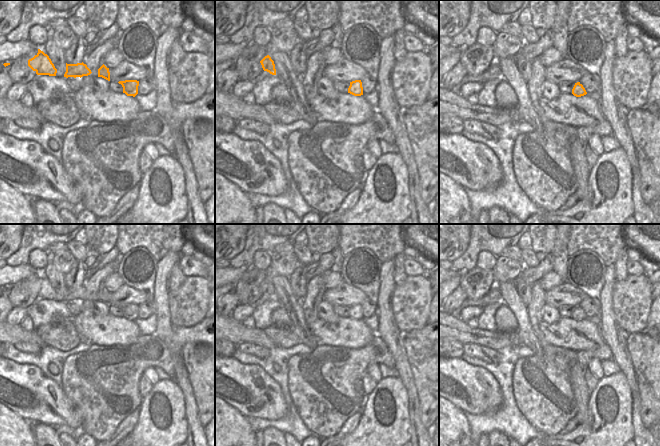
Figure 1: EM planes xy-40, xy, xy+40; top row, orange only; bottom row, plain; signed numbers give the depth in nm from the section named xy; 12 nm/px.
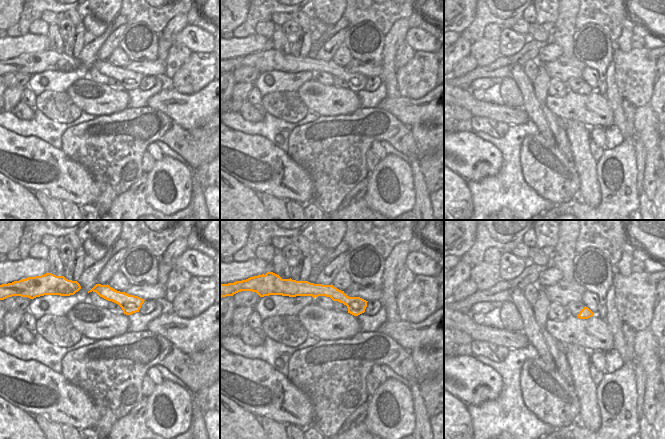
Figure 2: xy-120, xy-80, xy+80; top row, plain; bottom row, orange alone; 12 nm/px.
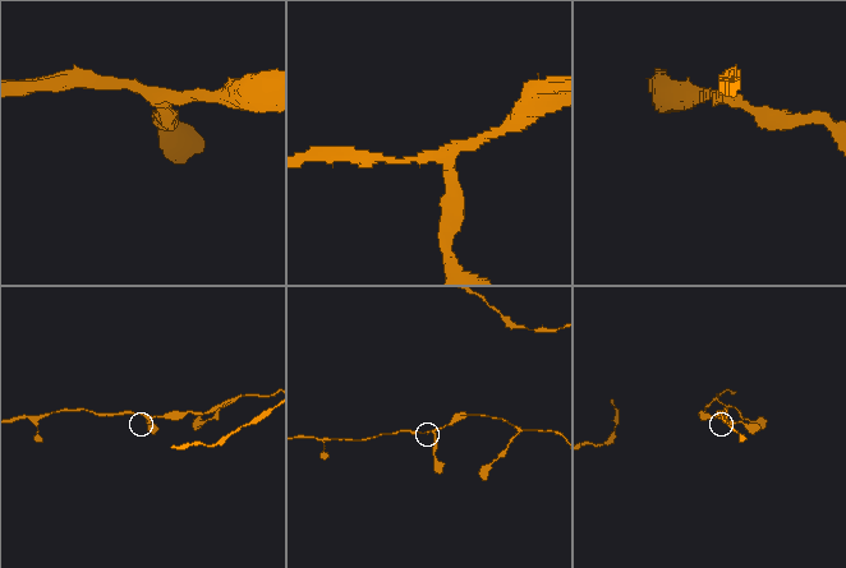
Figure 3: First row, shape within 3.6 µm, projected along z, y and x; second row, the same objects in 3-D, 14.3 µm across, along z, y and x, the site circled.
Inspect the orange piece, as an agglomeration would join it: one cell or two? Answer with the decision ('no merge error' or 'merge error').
no merge error

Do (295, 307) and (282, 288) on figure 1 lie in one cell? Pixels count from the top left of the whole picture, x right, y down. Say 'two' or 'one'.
one

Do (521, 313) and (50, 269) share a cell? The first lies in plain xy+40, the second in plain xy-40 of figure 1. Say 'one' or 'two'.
one

